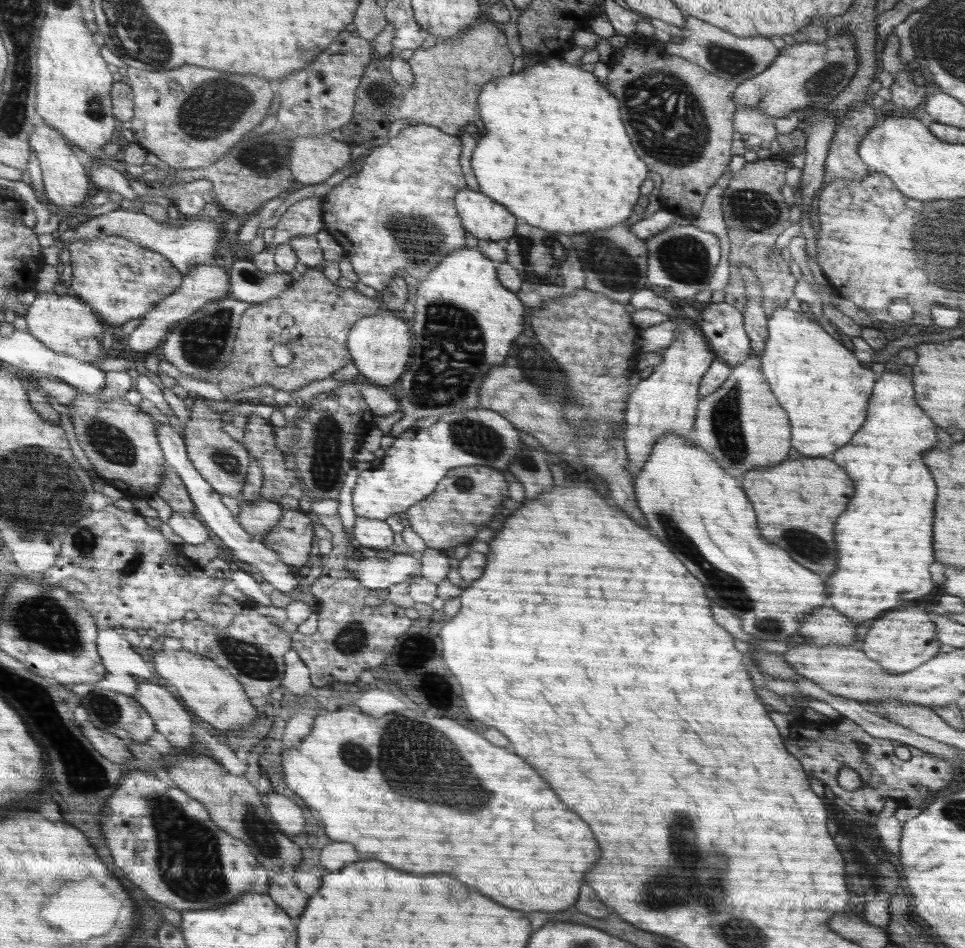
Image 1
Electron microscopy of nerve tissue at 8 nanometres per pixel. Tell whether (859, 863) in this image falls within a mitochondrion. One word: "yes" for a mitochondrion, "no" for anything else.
yes

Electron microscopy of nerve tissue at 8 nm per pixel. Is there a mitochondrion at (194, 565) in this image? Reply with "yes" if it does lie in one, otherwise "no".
no

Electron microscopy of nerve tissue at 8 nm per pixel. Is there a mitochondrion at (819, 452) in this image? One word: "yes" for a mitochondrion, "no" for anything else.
no

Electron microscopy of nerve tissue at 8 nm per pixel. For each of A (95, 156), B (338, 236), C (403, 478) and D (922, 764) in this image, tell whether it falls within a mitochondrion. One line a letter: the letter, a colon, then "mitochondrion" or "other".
A: other
B: other
C: other
D: other

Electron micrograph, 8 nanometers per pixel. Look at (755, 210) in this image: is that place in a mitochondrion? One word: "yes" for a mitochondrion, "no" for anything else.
yes

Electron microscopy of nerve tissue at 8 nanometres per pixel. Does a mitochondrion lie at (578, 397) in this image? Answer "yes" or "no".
yes

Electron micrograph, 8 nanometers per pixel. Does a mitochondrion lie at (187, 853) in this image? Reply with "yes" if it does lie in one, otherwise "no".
yes

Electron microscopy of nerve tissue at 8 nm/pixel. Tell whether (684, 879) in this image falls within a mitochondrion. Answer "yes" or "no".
yes

